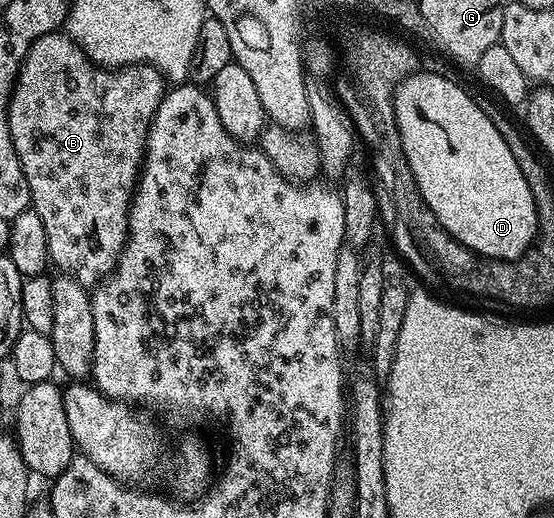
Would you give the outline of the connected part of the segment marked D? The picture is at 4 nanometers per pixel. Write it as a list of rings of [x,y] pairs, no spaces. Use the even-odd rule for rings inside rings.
[[[418,71],[410,75],[410,77],[406,77],[394,89],[393,110],[395,111],[395,119],[397,120],[397,127],[399,129],[399,139],[403,143],[403,155],[411,167],[411,175],[419,187],[419,195],[423,195],[427,207],[431,207],[431,211],[435,215],[437,222],[457,242],[469,248],[471,252],[478,253],[481,256],[490,256],[491,259],[495,260],[519,260],[524,256],[538,236],[537,204],[531,193],[531,187],[527,185],[527,181],[523,177],[523,172],[520,171],[520,167],[516,163],[514,156],[511,155],[511,149],[507,145],[506,140],[499,133],[495,124],[491,123],[491,119],[484,113],[478,98],[476,96],[472,97],[463,86],[456,85],[451,78],[444,77],[441,73],[424,73],[424,71]]]

